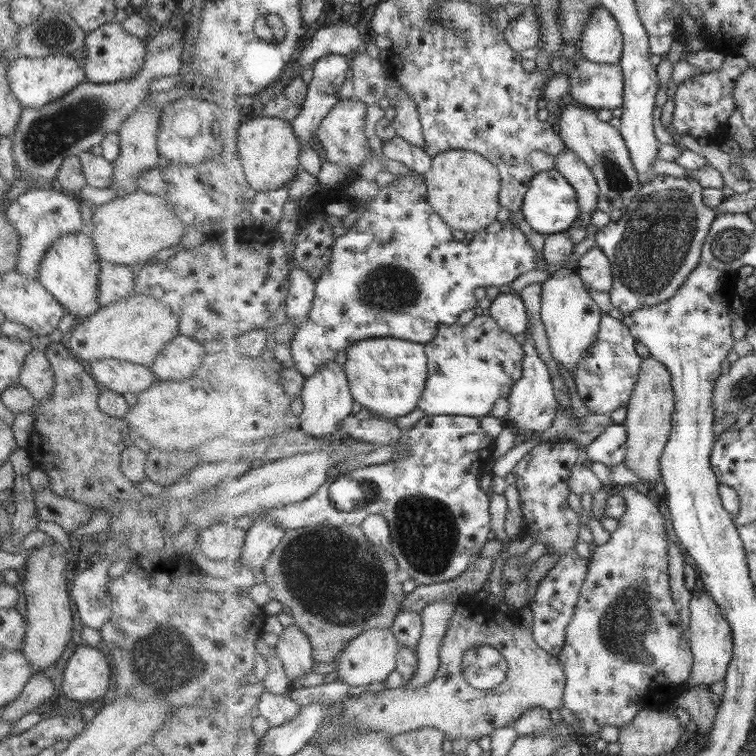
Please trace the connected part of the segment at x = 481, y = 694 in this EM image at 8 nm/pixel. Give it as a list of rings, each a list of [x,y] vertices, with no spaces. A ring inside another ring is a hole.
[[[474,605],[453,614],[449,630],[441,644],[441,664],[433,682],[423,688],[408,688],[403,684],[398,688],[387,688],[379,694],[367,691],[350,697],[344,702],[339,724],[331,726],[337,727],[337,730],[331,730],[331,734],[323,740],[316,735],[310,744],[321,747],[321,743],[355,731],[385,731],[393,737],[423,727],[442,730],[446,739],[465,737],[477,741],[483,736],[491,736],[499,728],[513,726],[533,708],[555,710],[565,706],[567,676],[559,657],[537,644],[533,636],[534,628],[521,625],[519,612],[510,611],[508,614],[513,625],[513,629],[509,631],[499,626],[495,616],[495,613],[484,607]],[[481,646],[497,648],[508,660],[509,672],[505,682],[490,691],[475,689],[463,674],[465,652]]]

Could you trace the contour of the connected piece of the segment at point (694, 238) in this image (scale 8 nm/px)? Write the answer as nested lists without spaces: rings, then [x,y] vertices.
[[[652,175],[646,180],[627,212],[619,222],[611,222],[595,235],[593,246],[597,246],[611,259],[613,265],[613,288],[611,293],[613,307],[622,314],[630,314],[639,308],[646,308],[672,299],[689,275],[696,270],[702,260],[705,246],[718,212],[705,204],[704,188],[697,179],[674,177],[671,175]]]

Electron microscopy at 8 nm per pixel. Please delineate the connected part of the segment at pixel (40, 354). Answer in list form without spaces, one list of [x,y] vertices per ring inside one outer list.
[[[32,349],[25,356],[18,377],[18,385],[26,388],[35,402],[48,400],[52,394],[54,377],[43,351]]]

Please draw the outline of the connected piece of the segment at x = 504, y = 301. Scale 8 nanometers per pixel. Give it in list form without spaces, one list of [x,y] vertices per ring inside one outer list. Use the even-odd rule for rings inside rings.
[[[517,291],[500,293],[490,305],[490,314],[500,328],[513,336],[527,334],[530,323],[523,297]]]

